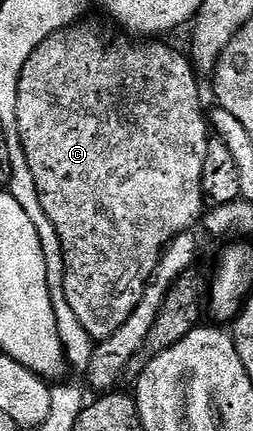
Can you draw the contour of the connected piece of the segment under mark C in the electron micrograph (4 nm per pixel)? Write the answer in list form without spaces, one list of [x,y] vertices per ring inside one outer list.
[[[86,20],[66,26],[60,32],[48,36],[48,40],[44,40],[44,44],[40,44],[40,48],[28,56],[28,64],[24,64],[24,72],[20,72],[20,88],[16,100],[16,120],[24,156],[28,156],[28,168],[32,168],[32,180],[36,182],[40,204],[44,212],[48,212],[48,220],[52,220],[60,236],[64,256],[64,296],[68,296],[68,304],[76,320],[80,320],[84,332],[88,332],[88,336],[95,340],[112,336],[112,332],[116,332],[116,328],[120,328],[124,320],[136,312],[136,304],[140,304],[140,296],[144,296],[144,288],[154,275],[166,245],[176,235],[187,233],[191,229],[190,225],[198,217],[198,221],[203,217],[202,169],[204,152],[208,152],[212,137],[208,129],[207,111],[202,111],[202,94],[198,91],[200,78],[193,61],[183,51],[182,55],[180,51],[165,46],[162,40],[126,41],[130,42],[110,43],[96,27],[89,26]]]

